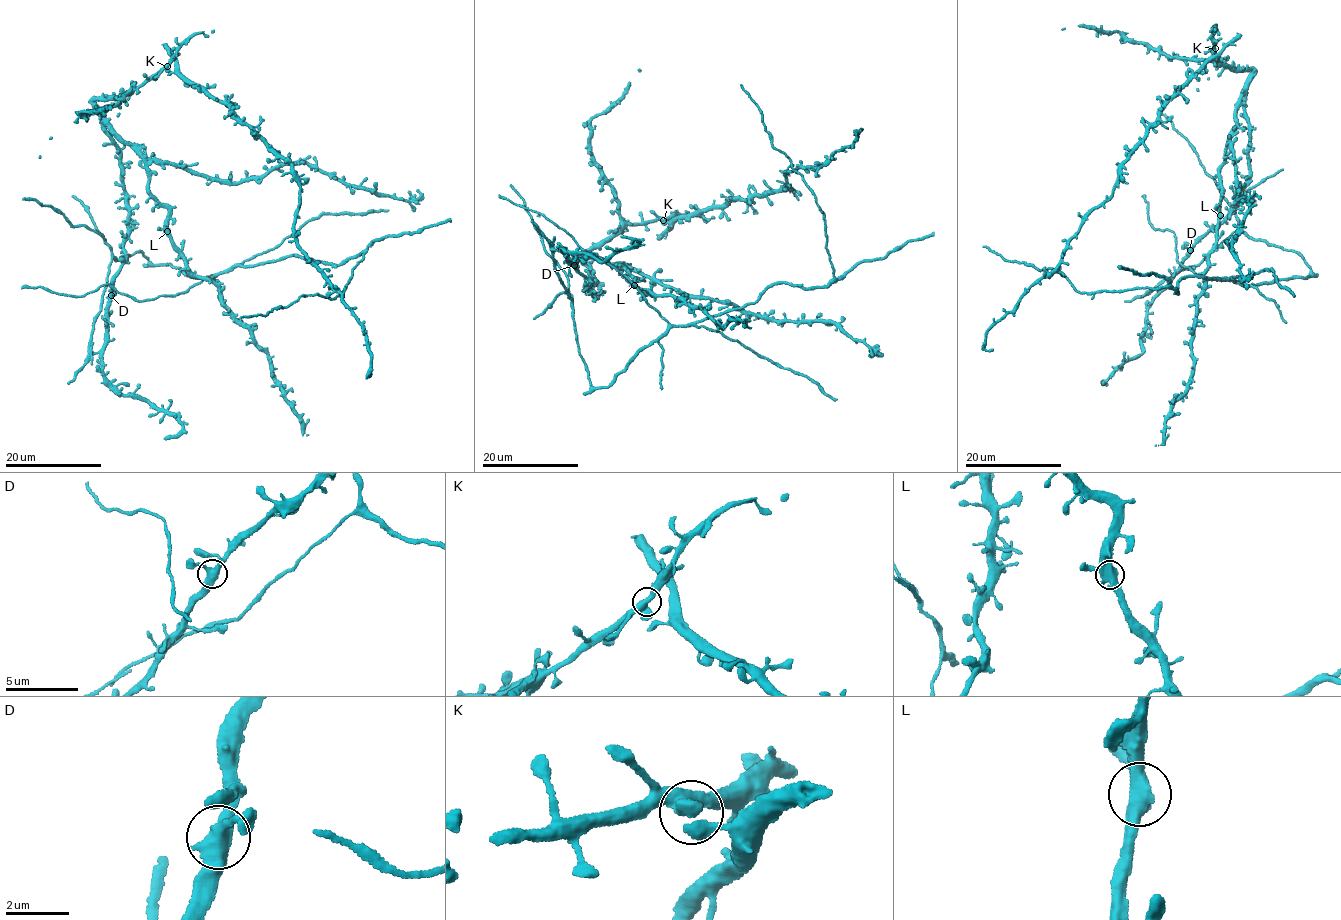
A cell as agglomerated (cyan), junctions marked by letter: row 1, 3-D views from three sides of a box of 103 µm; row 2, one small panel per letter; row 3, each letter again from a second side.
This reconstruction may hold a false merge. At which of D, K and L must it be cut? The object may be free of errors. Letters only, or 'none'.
none

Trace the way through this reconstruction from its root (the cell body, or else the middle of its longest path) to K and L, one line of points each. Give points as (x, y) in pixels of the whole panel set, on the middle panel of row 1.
K: (569, 261), (587, 278), (593, 293), (596, 277), (586, 257), (579, 258), (582, 254), (628, 225), (663, 220)
L: (569, 261), (591, 294), (596, 277), (589, 264), (599, 258), (621, 262), (638, 278), (633, 285)

